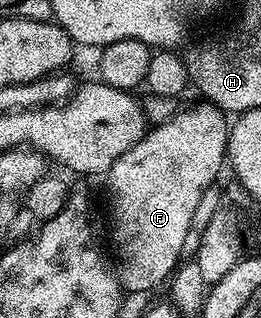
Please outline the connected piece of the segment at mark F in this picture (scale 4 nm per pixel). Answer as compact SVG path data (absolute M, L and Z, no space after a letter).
M207 102L177 111L172 119L157 124L106 173L108 180L108 212L112 215L112 244L120 259L118 275L125 293L152 294L160 283L167 281L181 263L186 230L193 221L194 210L208 187L215 185L220 167L228 155L230 120L225 113Z

